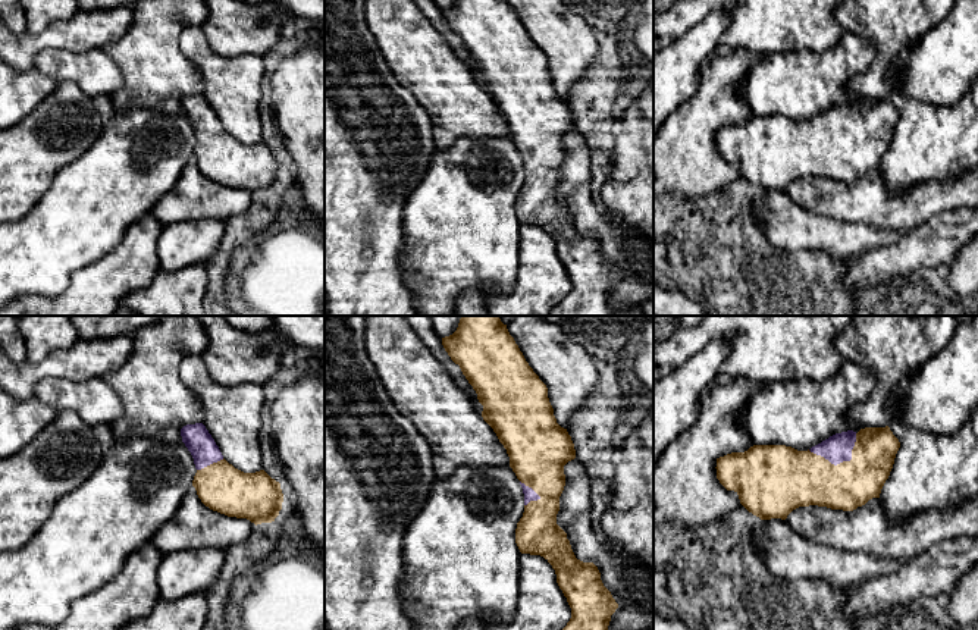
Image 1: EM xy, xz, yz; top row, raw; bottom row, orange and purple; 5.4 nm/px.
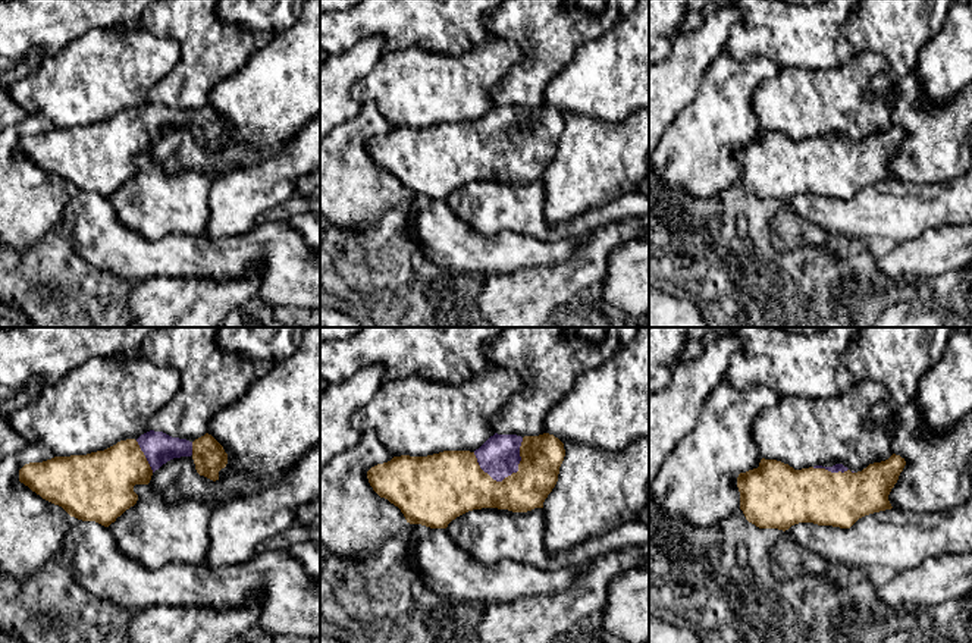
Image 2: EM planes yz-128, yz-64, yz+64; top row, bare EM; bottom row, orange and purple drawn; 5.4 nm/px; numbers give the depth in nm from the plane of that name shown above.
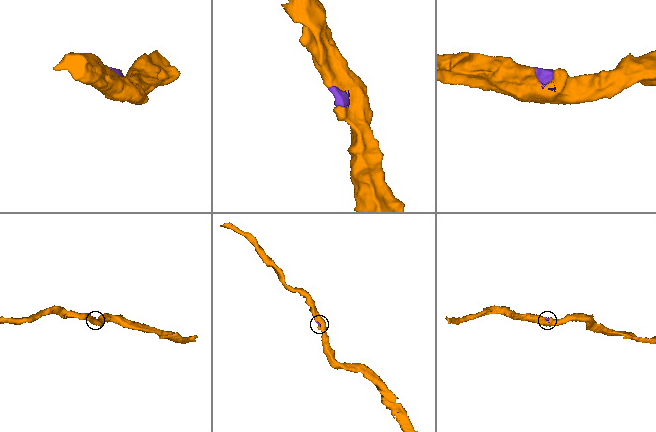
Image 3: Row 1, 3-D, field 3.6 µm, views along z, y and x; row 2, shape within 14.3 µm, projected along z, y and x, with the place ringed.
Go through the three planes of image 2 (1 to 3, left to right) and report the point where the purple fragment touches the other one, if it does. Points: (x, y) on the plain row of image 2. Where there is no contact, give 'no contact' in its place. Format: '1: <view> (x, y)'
1: yz-128 (144, 128)
2: yz-64 (514, 144)
3: yz+64 (830, 143)

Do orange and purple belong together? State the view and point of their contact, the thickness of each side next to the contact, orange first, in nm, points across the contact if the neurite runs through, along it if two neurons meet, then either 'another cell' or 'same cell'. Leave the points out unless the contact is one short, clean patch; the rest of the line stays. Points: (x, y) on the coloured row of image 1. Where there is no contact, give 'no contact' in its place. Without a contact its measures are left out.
yz (843, 461) | 300/160 nm | same cell

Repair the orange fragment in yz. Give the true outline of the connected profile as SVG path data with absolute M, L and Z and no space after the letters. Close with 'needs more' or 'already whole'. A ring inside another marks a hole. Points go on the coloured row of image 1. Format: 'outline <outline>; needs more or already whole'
outline M888 426L836 433L808 451L786 445L753 445L745 452L717 458L717 479L739 495L740 504L761 520L781 518L799 507L827 507L853 511L880 498L890 476L899 439Z; needs more

